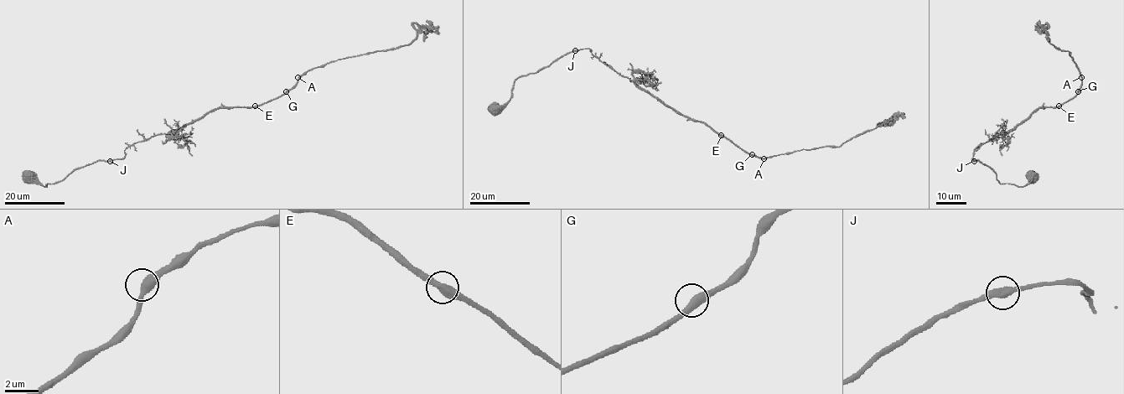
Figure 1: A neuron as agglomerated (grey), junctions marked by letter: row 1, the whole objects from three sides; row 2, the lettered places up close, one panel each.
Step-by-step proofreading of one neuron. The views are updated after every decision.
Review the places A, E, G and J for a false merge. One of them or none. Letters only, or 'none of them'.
J

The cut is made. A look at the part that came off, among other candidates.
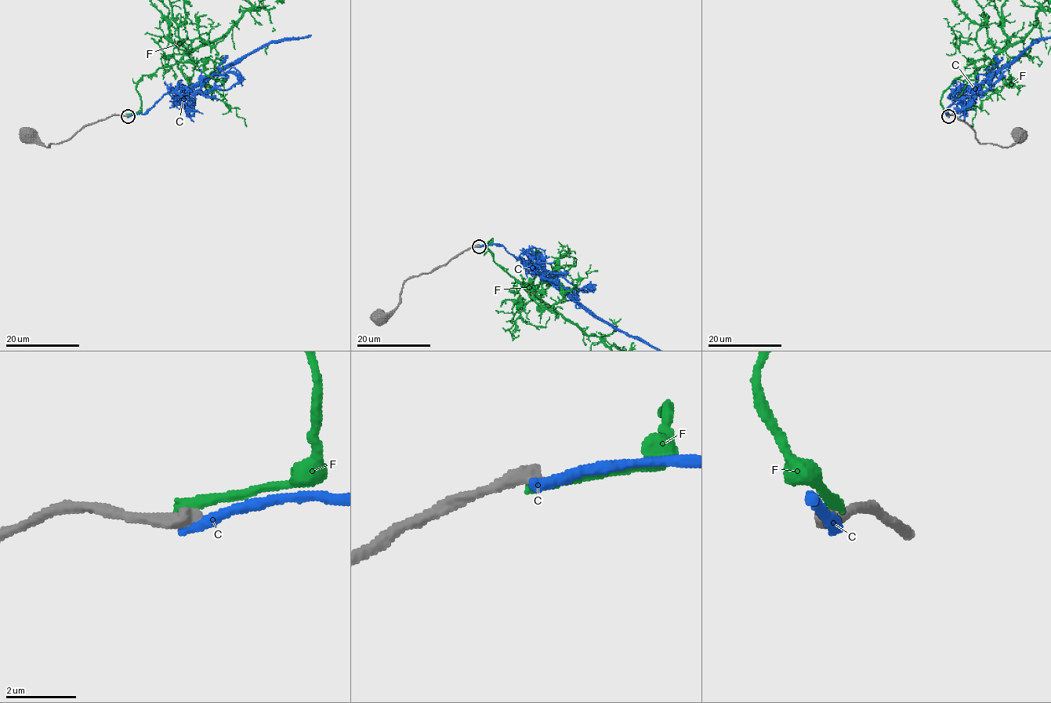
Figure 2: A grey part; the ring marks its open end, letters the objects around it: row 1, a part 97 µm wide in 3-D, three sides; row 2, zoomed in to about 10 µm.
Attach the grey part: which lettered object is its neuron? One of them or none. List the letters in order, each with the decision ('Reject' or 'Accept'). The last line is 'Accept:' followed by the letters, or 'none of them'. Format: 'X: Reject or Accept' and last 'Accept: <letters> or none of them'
C: Accept
F: Reject
Accept: C

